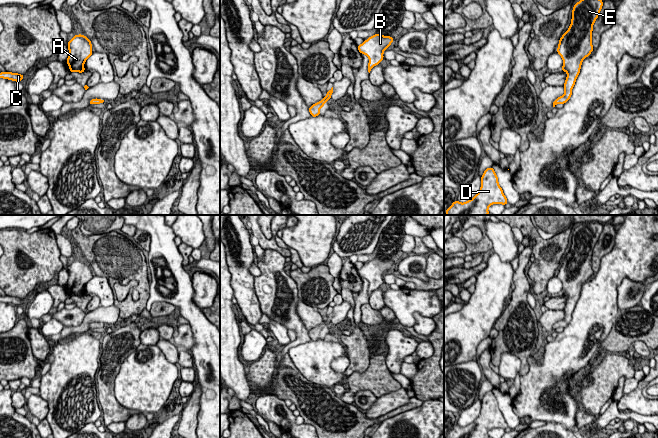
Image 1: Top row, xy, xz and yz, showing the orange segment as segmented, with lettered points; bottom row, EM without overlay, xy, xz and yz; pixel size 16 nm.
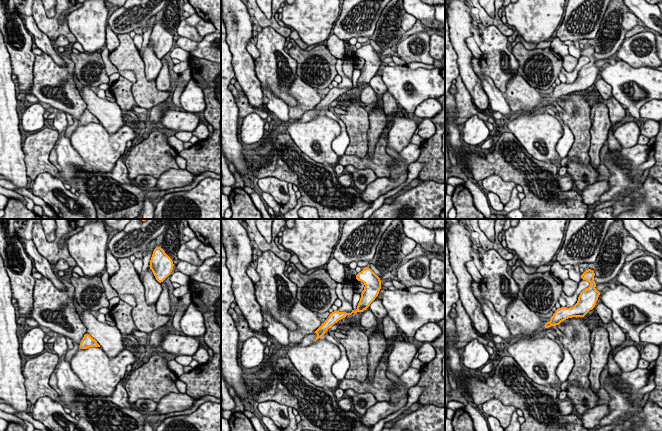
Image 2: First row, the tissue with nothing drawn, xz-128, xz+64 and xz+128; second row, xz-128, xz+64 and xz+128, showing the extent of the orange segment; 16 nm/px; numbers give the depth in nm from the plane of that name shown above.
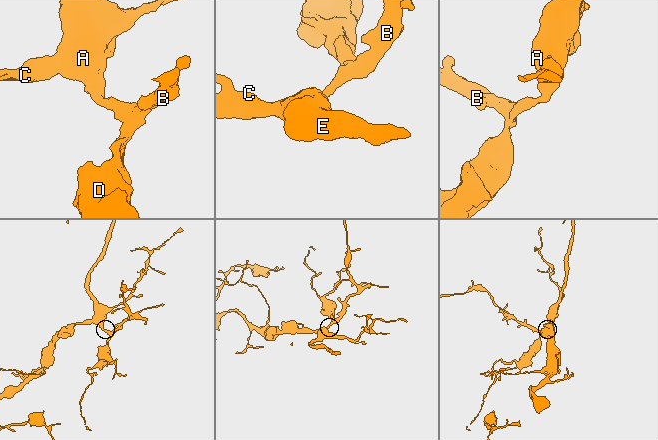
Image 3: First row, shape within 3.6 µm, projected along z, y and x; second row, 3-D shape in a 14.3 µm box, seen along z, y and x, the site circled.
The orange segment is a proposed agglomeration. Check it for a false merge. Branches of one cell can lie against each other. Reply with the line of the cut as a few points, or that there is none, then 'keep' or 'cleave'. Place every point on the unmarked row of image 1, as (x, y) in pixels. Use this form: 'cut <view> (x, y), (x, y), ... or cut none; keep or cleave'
cut none; keep

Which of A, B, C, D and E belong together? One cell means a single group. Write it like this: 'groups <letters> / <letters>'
groups A B C D E

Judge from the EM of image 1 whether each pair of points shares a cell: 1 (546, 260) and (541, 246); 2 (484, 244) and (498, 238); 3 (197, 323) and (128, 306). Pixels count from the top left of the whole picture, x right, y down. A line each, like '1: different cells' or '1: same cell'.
1: same cell
2: different cells
3: different cells

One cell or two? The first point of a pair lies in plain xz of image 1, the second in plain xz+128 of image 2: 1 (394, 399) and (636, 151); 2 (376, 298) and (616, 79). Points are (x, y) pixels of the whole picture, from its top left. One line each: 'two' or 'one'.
1: two
2: two

